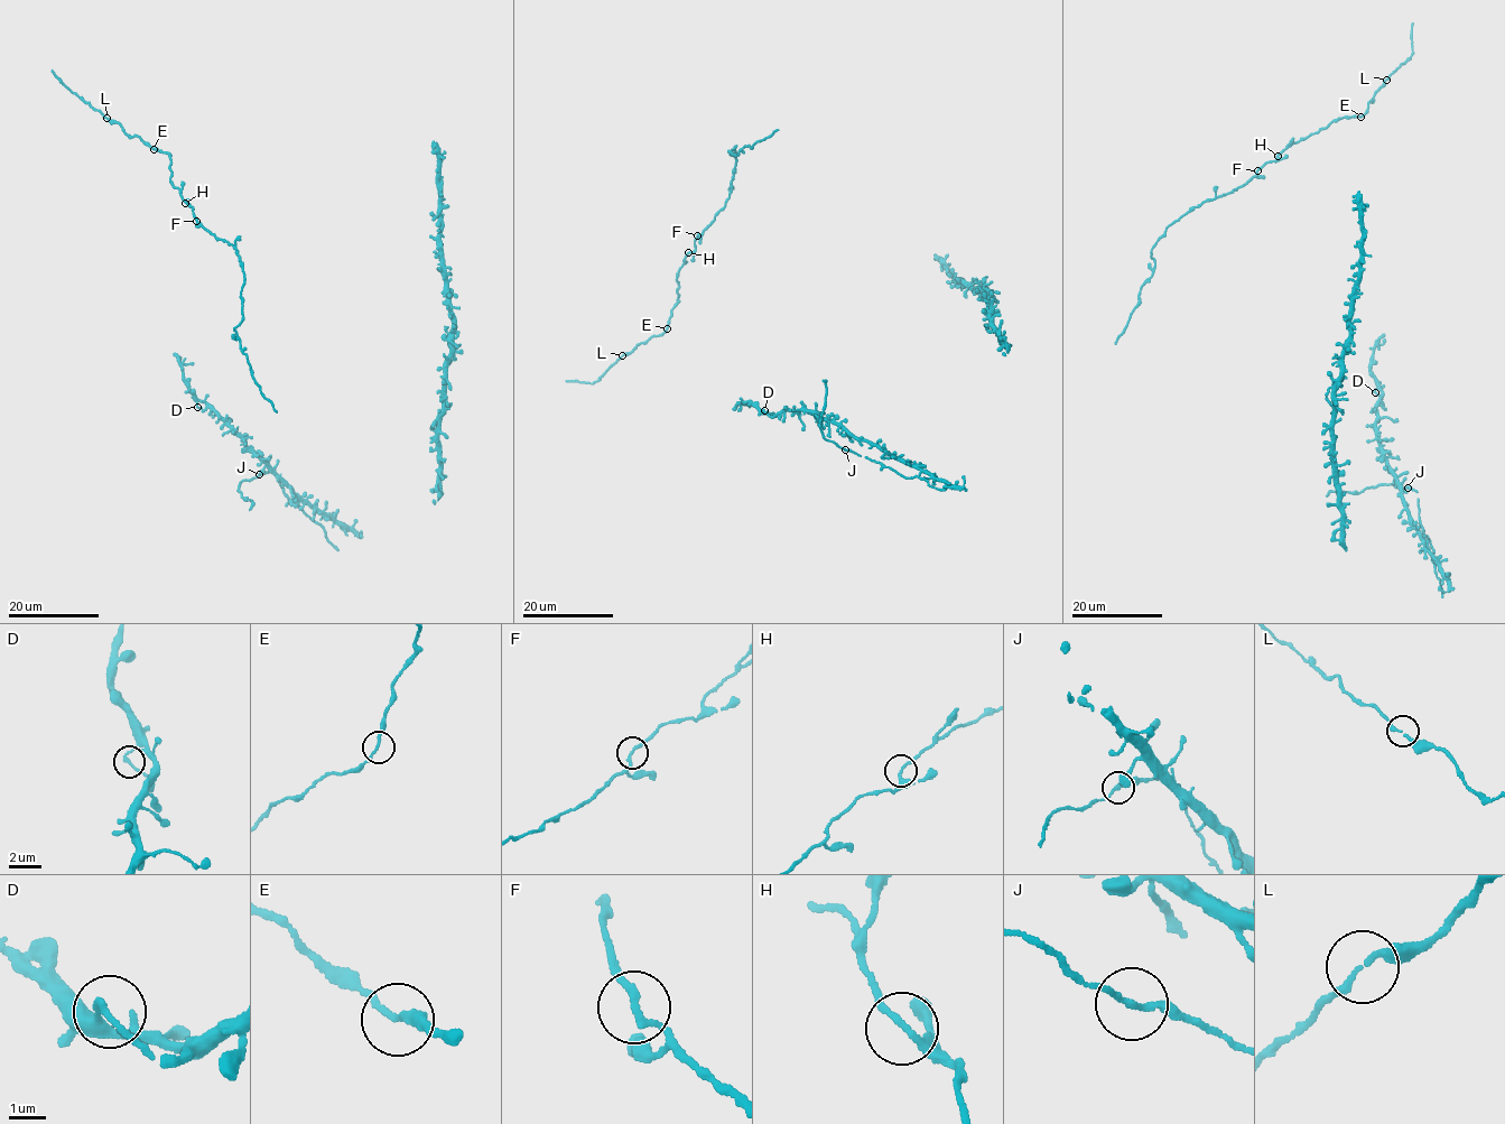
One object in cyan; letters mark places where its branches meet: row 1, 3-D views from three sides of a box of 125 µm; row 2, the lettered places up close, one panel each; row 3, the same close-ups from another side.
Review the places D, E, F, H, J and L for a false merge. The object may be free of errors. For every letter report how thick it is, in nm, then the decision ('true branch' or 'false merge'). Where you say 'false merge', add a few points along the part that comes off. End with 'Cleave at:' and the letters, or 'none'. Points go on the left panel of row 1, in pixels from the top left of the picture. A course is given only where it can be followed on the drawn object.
D: calibre 160 nm; true branch
E: calibre 170 nm; true branch
F: calibre 190 nm; true branch
H: calibre 170 nm; true branch
J: calibre 180 nm; true branch
L: calibre 180 nm; true branch
Cleave at: none

